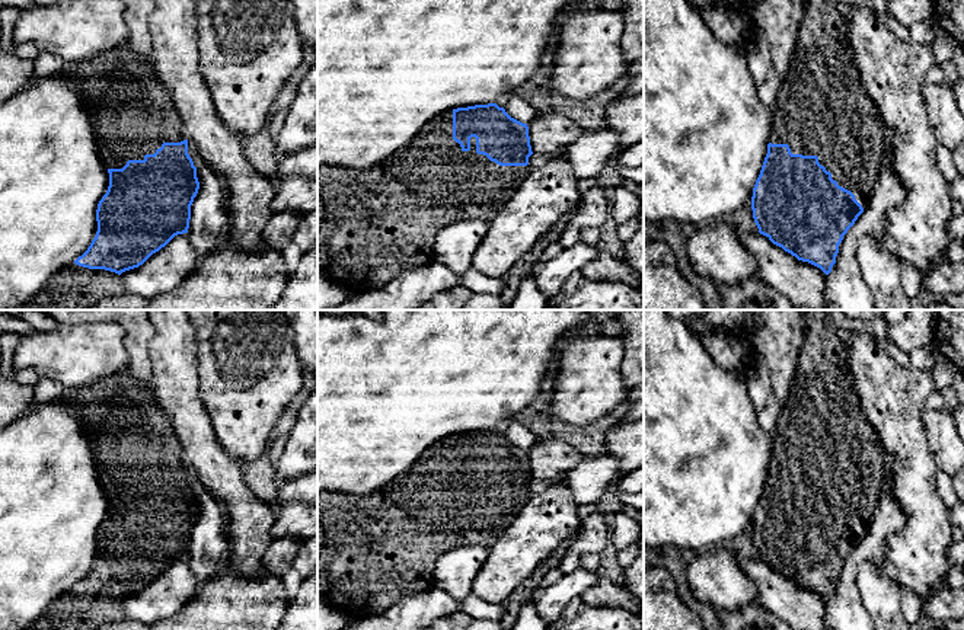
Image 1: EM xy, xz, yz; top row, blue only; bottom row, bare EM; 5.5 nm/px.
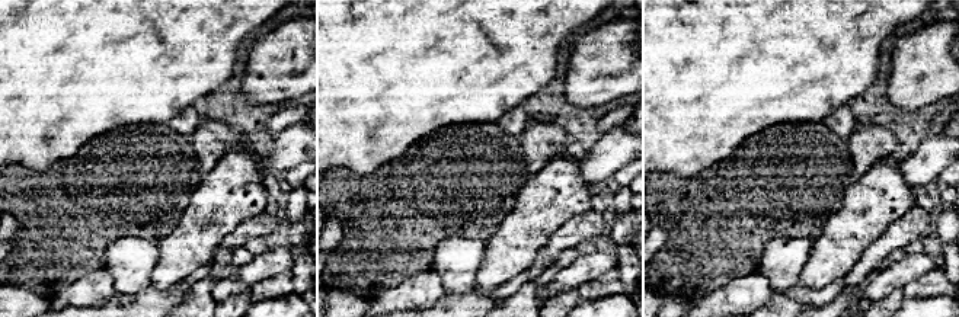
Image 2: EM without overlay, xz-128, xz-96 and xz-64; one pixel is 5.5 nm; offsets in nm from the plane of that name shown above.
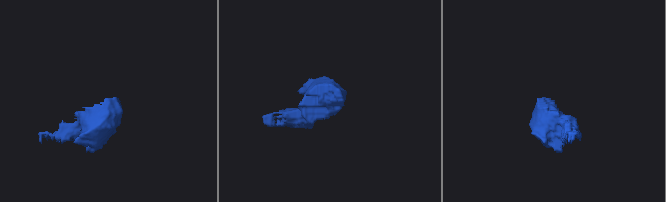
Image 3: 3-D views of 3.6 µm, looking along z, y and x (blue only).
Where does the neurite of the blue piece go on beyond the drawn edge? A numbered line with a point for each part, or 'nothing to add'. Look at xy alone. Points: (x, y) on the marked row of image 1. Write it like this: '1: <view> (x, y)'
1: xy (134, 114)
2: xy (74, 287)

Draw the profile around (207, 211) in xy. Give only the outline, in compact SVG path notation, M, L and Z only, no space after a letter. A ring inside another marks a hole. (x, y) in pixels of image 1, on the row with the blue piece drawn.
M188 141L188 154L197 167L199 189L191 205L188 237L199 258L218 247L223 240L224 183L201 159L197 147Z

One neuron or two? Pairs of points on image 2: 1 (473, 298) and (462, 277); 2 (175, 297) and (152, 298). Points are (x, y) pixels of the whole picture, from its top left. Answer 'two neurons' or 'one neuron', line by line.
1: two neurons
2: one neuron

